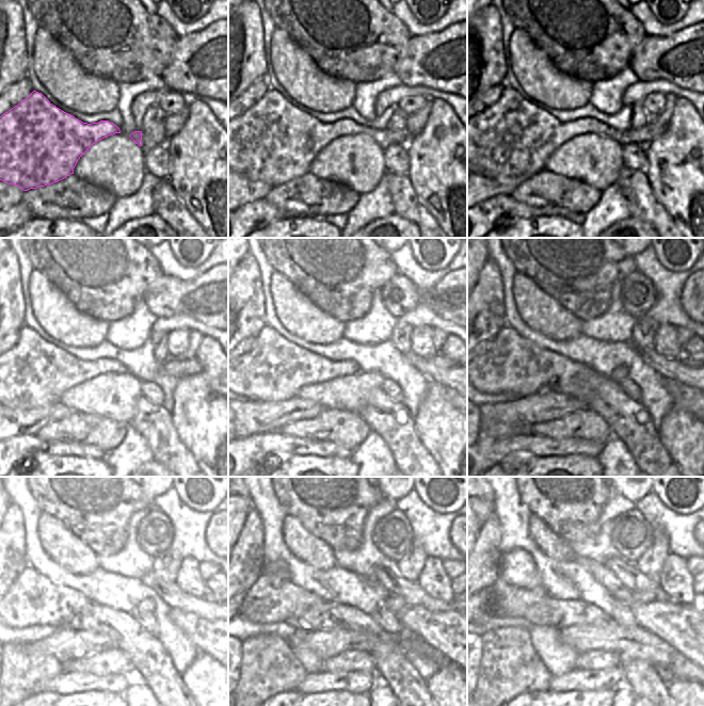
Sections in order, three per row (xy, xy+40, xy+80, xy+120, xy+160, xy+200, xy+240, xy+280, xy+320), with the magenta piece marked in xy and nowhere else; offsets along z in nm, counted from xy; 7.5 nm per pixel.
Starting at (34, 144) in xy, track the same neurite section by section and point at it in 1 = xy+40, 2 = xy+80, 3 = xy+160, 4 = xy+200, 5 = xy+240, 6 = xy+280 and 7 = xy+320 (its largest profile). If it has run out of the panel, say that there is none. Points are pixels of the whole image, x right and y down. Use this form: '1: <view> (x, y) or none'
1: xy+40 (274, 142)
2: xy+80 (512, 138)
3: xy+160 (274, 369)
4: xy+200 (513, 364)
5: xy+240 (32, 599)
6: xy+280 (270, 599)
7: xy+320 (505, 599)

